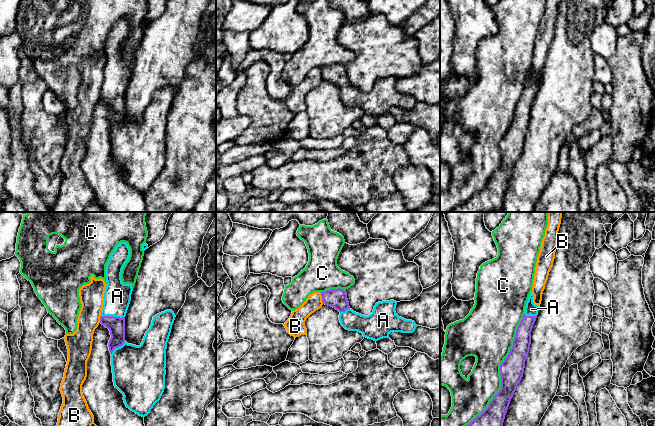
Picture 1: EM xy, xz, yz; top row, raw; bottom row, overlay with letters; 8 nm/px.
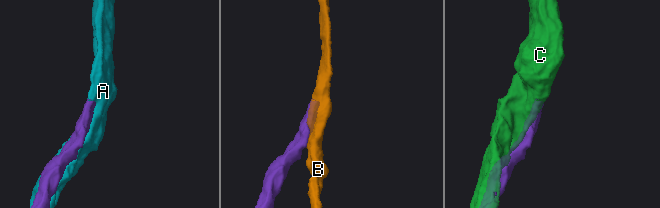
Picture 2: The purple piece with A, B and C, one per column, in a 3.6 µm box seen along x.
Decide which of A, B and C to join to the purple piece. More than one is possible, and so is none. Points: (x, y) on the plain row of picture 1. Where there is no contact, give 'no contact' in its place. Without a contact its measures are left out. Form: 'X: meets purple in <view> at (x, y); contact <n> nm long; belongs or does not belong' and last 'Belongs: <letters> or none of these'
A: meets purple in xy at (113, 92); contact 190 nm long; belongs
B: meets purple in xz at (322, 74); contact 90 nm long; does not belong
C: meets purple in yz at (501, 155); contact 1150 nm long; does not belong
Belongs: A

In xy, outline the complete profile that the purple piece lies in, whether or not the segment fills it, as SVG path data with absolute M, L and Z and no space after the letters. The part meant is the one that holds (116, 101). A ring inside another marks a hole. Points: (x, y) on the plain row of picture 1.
M121 18L116 22L106 41L107 62L103 71L100 99L109 105L111 111L108 123L111 129L114 162L123 170L126 183L139 192L145 193L160 176L165 165L166 125L175 90L172 86L166 86L155 91L140 122L128 120L125 117L125 92L133 64L131 60L122 59L121 49L129 32L130 25L127 19Z

